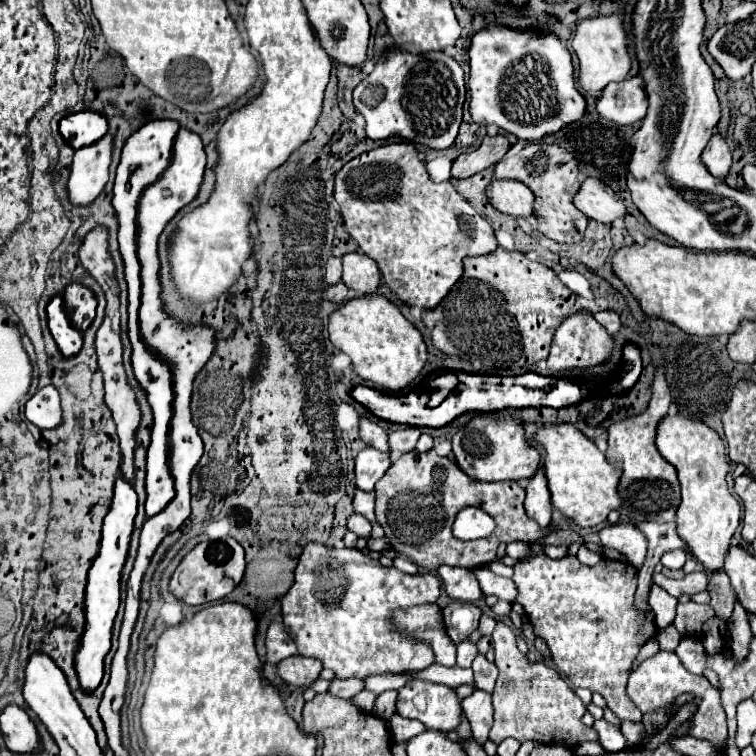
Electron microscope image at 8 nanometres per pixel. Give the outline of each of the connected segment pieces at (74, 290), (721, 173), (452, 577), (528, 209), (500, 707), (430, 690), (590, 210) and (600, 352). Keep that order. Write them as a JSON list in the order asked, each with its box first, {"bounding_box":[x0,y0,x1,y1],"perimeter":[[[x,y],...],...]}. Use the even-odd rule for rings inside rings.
[{"bounding_box":[63,284,95,332],"perimeter":[[[69,284],[63,292],[65,310],[79,332],[85,332],[95,318],[95,296],[81,284]]]},{"bounding_box":[701,134,731,178],"perimeter":[[[719,134],[711,136],[701,154],[701,160],[715,178],[725,178],[731,170],[731,150]]]},{"bounding_box":[435,566,483,602],"perimeter":[[[439,566],[435,572],[441,578],[443,590],[447,592],[449,598],[459,600],[459,602],[475,602],[483,596],[471,570],[453,568],[453,566]]]},{"bounding_box":[487,180,535,216],"perimeter":[[[493,180],[487,188],[489,202],[511,216],[531,216],[535,194],[529,186],[517,180]]]},{"bounding_box":[489,620,597,748],"perimeter":[[[497,620],[493,630],[493,650],[495,664],[499,668],[499,678],[493,690],[493,706],[495,706],[495,722],[489,732],[489,740],[499,744],[501,740],[513,736],[519,742],[537,740],[541,744],[559,744],[567,748],[575,748],[585,740],[597,740],[595,730],[581,722],[585,714],[585,704],[575,696],[575,692],[567,686],[567,682],[545,664],[529,664],[527,656],[517,650],[513,630]],[[539,676],[539,684],[535,678]]]},{"bounding_box":[397,682,461,732],"perimeter":[[[411,682],[399,688],[397,714],[425,724],[425,728],[449,732],[461,718],[461,704],[453,688],[435,682]]]},{"bounding_box":[575,178,625,224],"perimeter":[[[585,178],[579,192],[575,194],[575,206],[591,220],[611,224],[625,216],[623,200],[601,180]]]},{"bounding_box":[547,310,613,372],"perimeter":[[[579,310],[567,316],[555,330],[551,352],[547,358],[547,368],[551,372],[561,372],[575,366],[595,366],[595,364],[601,364],[609,356],[611,348],[613,348],[613,338],[607,334],[607,330],[593,318],[591,312]]]}]

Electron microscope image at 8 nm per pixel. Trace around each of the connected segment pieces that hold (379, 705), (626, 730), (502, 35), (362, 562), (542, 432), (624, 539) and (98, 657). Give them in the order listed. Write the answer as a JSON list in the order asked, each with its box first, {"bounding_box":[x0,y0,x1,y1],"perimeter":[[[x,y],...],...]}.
[{"bounding_box":[373,690,395,718],"perimeter":[[[387,690],[387,692],[377,696],[373,714],[377,718],[389,718],[389,716],[395,714],[395,690]]]},{"bounding_box":[621,722,643,746],"perimeter":[[[621,722],[621,732],[627,740],[627,746],[635,746],[641,742],[643,736],[643,726],[641,724],[633,724],[633,722]]]},{"bounding_box":[469,26,585,140],"perimeter":[[[485,26],[471,38],[469,46],[469,112],[477,124],[495,124],[521,140],[541,140],[545,134],[561,130],[565,124],[577,122],[585,112],[583,94],[573,82],[573,64],[567,46],[553,32],[531,32],[509,26]]]},{"bounding_box":[281,542,441,678],"perimeter":[[[311,542],[303,548],[297,568],[295,582],[289,592],[281,598],[281,616],[287,634],[295,642],[301,656],[313,656],[323,662],[323,668],[335,672],[335,678],[365,678],[369,674],[401,674],[405,670],[423,670],[433,664],[431,648],[423,642],[411,642],[391,630],[389,616],[395,608],[407,608],[415,604],[433,604],[441,594],[441,582],[433,574],[409,576],[397,568],[385,568],[377,560],[361,554],[355,548],[329,548]]]},{"bounding_box":[535,424,622,526],"perimeter":[[[547,424],[541,426],[535,434],[537,446],[547,454],[543,472],[547,476],[551,504],[563,516],[571,518],[579,526],[597,526],[601,524],[612,510],[619,510],[622,502],[617,494],[619,470],[609,466],[605,454],[591,442],[575,424]]]},{"bounding_box":[599,524,647,568],"perimeter":[[[611,524],[599,530],[601,546],[617,550],[621,554],[627,554],[629,564],[635,568],[643,566],[645,560],[645,550],[647,550],[647,540],[643,532],[639,532],[631,524]]]},{"bounding_box":[77,474,135,694],"perimeter":[[[117,474],[111,506],[107,516],[103,518],[99,554],[91,562],[91,568],[87,572],[87,584],[85,584],[85,604],[83,604],[85,628],[79,640],[79,660],[77,660],[77,666],[79,666],[77,676],[81,682],[81,690],[85,694],[91,694],[103,678],[103,658],[111,648],[111,628],[119,608],[119,576],[125,562],[129,536],[133,530],[133,518],[135,518],[135,490],[131,482],[127,482],[121,474]]]}]

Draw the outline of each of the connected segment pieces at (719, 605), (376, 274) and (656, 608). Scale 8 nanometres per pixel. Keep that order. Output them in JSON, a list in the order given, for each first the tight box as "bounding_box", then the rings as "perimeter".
[{"bounding_box":[709,570,735,620],"perimeter":[[[715,570],[709,574],[711,578],[711,586],[709,586],[709,594],[711,594],[711,608],[715,610],[715,616],[721,620],[729,620],[731,612],[733,612],[733,602],[735,602],[735,592],[729,584],[729,576],[725,574],[725,570]]]},{"bounding_box":[343,252,381,294],"perimeter":[[[351,252],[345,254],[343,258],[343,282],[347,288],[361,292],[361,294],[371,294],[377,290],[381,282],[381,272],[379,266],[365,254]]]},{"bounding_box":[649,584,677,628],"perimeter":[[[651,584],[649,606],[651,606],[651,610],[655,612],[657,628],[667,628],[667,626],[673,622],[673,618],[675,618],[677,598],[673,598],[671,594],[667,594],[661,586]]]}]

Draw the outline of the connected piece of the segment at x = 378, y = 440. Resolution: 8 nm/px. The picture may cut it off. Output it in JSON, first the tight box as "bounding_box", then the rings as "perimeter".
{"bounding_box":[359,416,389,452],"perimeter":[[[367,416],[359,418],[359,436],[365,444],[369,444],[381,452],[389,452],[385,430],[381,426],[377,426],[373,420],[369,420]]]}

